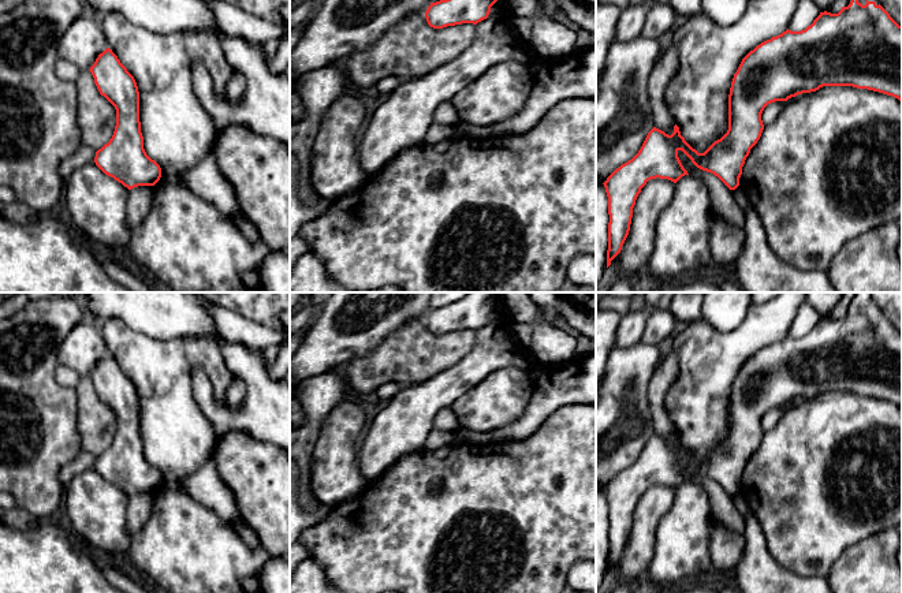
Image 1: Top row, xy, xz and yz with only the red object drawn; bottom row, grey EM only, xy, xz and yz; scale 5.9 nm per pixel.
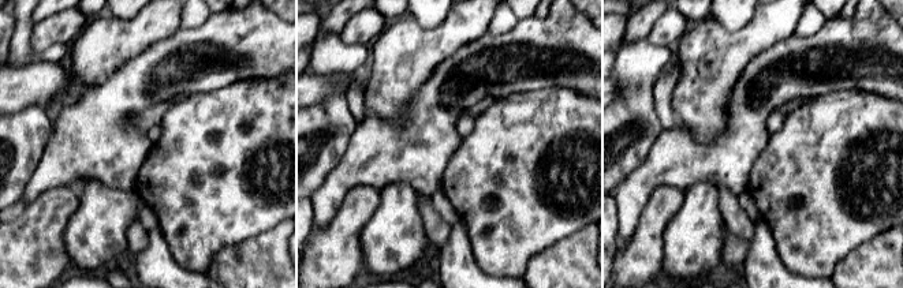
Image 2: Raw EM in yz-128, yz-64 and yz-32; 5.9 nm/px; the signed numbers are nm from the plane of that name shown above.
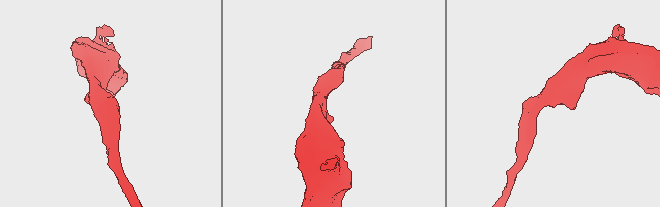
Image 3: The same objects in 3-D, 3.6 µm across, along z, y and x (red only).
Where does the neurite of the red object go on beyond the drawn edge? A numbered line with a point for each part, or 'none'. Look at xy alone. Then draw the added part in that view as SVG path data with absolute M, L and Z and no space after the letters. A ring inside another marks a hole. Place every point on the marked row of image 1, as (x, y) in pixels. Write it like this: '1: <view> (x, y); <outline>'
none

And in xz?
none

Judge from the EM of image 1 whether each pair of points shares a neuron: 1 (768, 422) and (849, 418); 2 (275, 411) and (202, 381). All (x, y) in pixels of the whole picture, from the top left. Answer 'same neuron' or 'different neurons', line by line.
1: different neurons
2: same neuron

